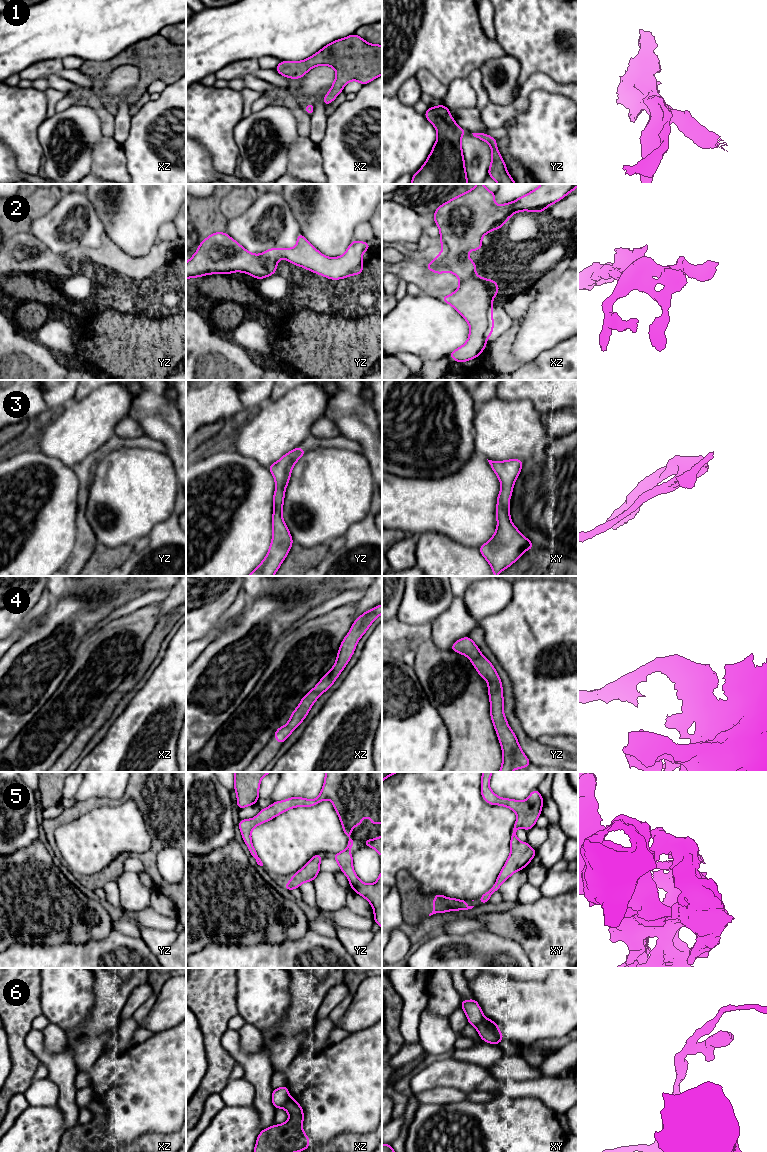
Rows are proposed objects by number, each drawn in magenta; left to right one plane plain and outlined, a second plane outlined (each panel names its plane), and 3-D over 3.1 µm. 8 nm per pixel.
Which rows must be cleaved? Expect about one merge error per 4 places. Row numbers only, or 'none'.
6

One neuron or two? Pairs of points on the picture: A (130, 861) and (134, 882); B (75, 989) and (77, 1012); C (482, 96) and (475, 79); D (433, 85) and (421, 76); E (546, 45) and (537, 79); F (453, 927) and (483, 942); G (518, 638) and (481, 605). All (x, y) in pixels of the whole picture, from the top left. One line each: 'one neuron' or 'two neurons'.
A: two neurons
B: one neuron
C: one neuron
D: one neuron
E: two neurons
F: two neurons
G: two neurons

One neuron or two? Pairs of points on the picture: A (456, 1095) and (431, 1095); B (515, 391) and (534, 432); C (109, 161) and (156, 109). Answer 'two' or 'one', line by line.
A: one
B: two
C: two

